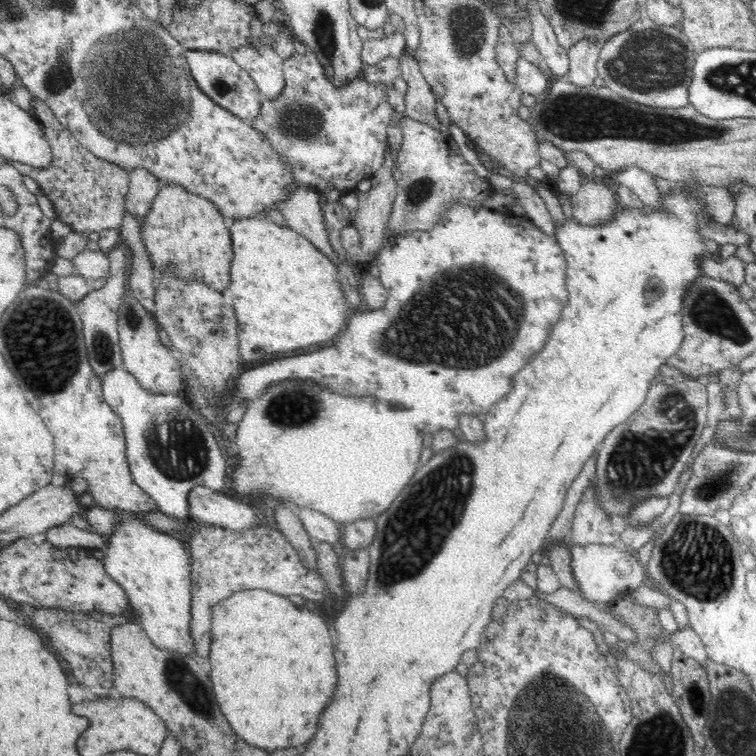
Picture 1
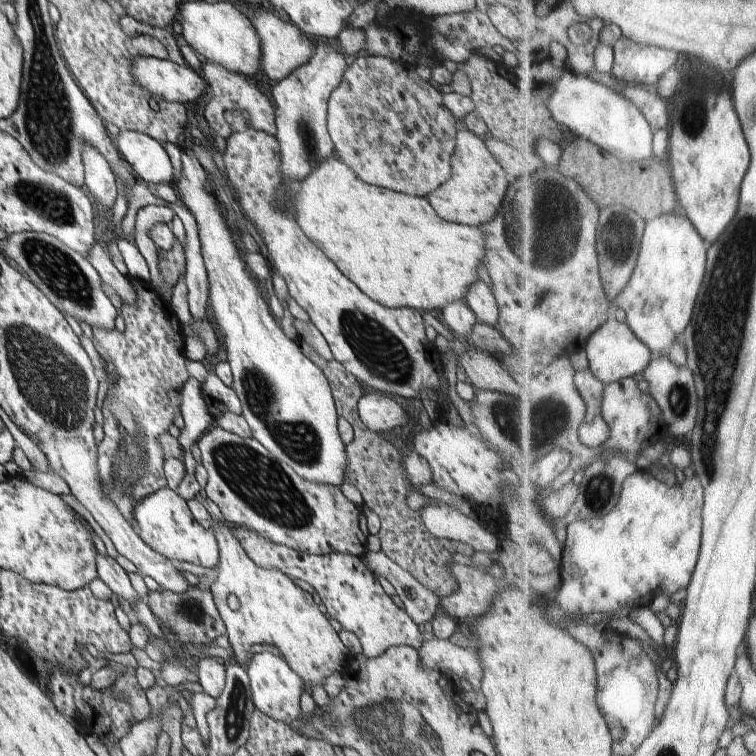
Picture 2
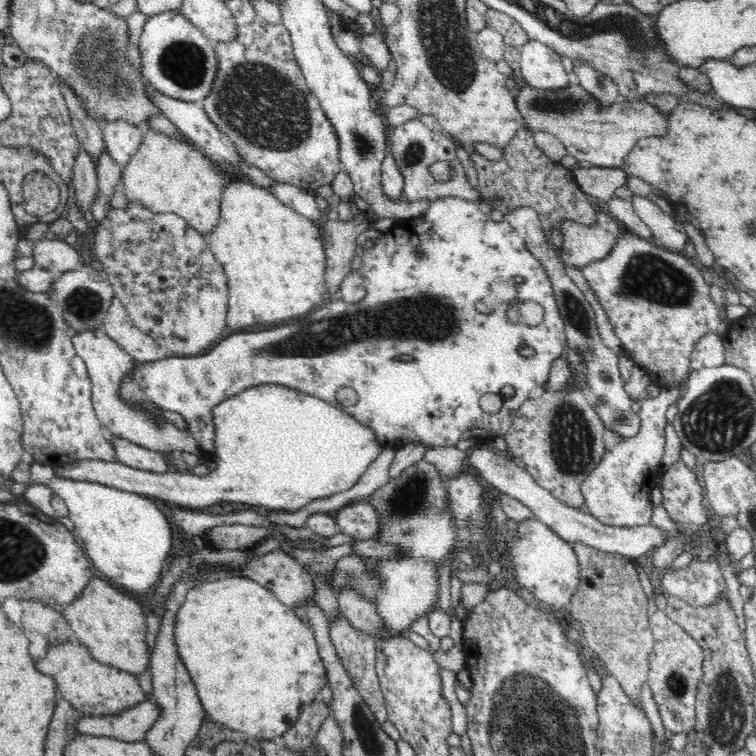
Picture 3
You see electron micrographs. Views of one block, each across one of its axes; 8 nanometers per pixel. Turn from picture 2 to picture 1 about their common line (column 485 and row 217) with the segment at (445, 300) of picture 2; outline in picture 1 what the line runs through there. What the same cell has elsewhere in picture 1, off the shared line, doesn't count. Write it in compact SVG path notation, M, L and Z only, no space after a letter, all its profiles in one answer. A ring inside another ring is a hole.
M267 217L240 218L228 224L234 242L234 258L230 266L230 288L227 297L234 298L238 318L239 350L247 366L272 358L284 358L319 349L336 340L352 313L345 299L336 265L305 236L286 226L278 226Z

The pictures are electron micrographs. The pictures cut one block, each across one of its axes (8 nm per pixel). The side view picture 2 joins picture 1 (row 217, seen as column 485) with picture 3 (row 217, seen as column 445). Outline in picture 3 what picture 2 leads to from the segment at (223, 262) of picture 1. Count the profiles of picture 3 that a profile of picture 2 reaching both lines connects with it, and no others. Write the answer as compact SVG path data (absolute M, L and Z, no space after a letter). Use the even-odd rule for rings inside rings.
M146 127L138 150L121 169L121 181L127 200L138 201L155 214L178 214L202 235L210 234L220 220L221 194L223 187L230 182L230 177L224 174L222 167L214 167L212 158L207 155L194 141L180 141Z

